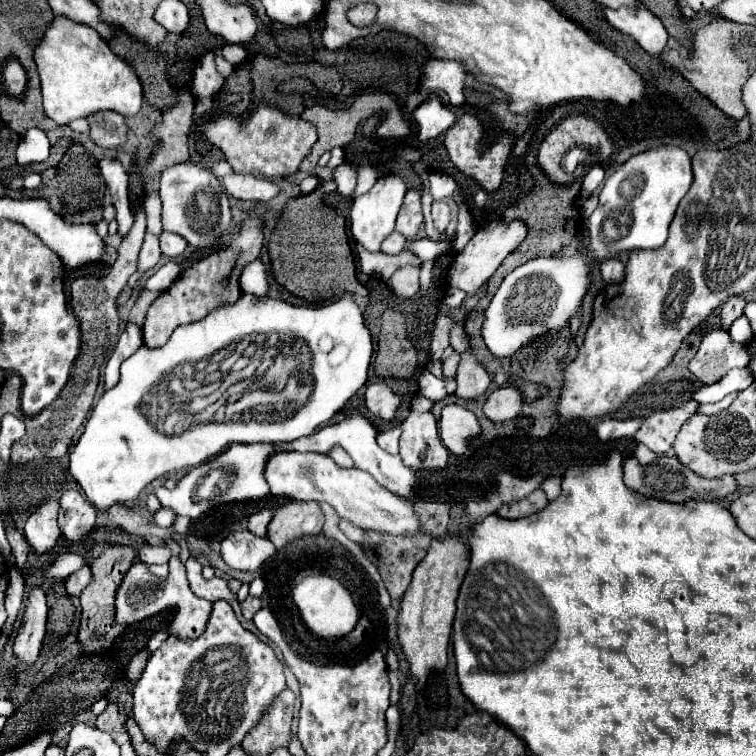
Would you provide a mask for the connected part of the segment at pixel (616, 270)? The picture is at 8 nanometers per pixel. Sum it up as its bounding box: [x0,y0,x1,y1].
[601,258,625,284]

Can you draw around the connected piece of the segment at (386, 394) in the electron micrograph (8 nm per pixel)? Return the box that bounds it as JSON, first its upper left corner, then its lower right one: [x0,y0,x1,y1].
[365,382,401,422]

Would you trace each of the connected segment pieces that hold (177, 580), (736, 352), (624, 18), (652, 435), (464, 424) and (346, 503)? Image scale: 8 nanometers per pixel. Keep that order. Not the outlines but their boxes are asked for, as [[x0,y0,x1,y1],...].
[[115,556,197,624],[687,330,749,384],[605,8,669,56],[633,400,697,456],[439,404,481,456],[265,452,421,536]]

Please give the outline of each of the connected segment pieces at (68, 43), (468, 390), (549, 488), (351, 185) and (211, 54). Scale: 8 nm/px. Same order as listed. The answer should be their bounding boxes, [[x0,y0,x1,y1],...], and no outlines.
[[35,18,143,126],[455,350,491,400],[541,478,561,500],[333,166,357,194],[191,50,223,98]]

